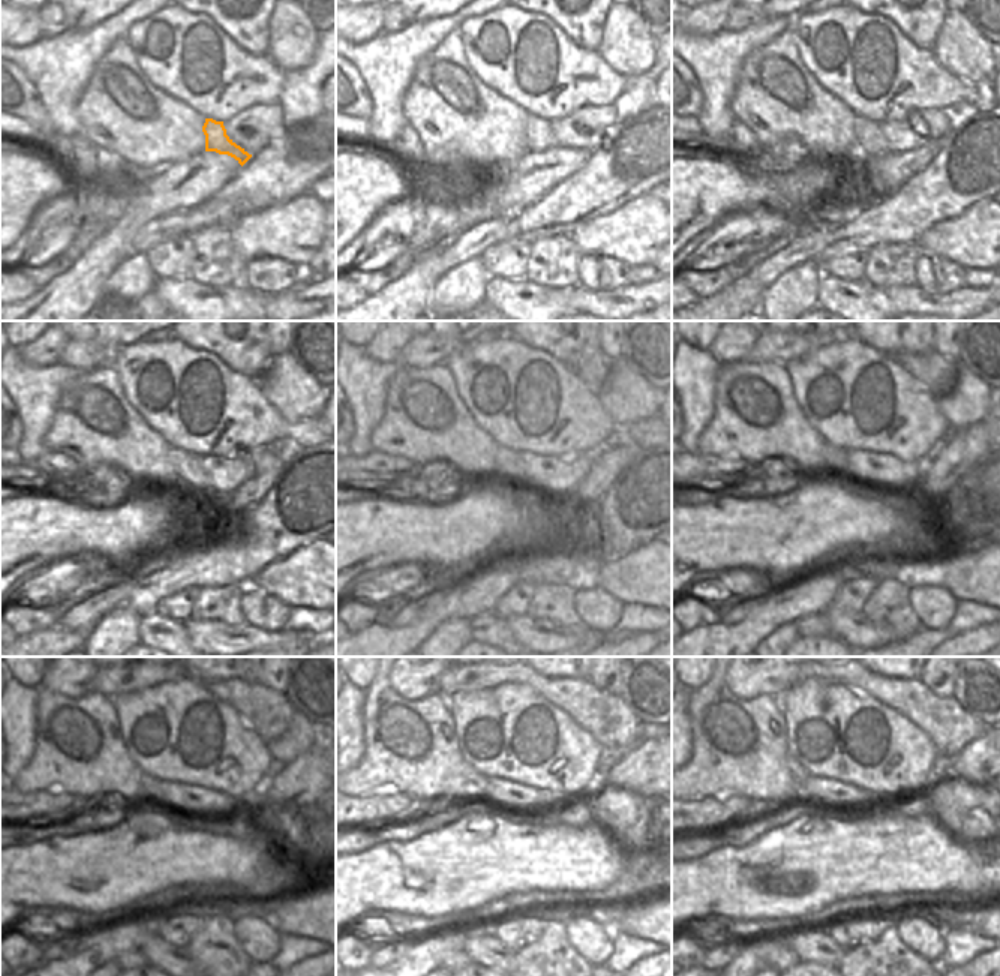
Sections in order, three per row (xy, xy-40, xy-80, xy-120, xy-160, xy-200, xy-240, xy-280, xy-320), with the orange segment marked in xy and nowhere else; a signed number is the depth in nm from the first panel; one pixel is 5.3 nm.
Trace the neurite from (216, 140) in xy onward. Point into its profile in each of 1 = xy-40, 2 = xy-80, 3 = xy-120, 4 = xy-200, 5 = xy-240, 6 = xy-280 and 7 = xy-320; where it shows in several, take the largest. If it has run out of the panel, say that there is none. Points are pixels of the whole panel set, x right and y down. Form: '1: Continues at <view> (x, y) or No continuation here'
1: Continues at xy-40 (538, 135)
2: Continues at xy-80 (870, 143)
3: Continues at xy-120 (188, 470)
4: Continues at xy-200 (837, 458)
5: Continues at xy-240 (150, 784)
6: Continues at xy-280 (476, 783)
7: Continues at xy-320 (796, 771)

